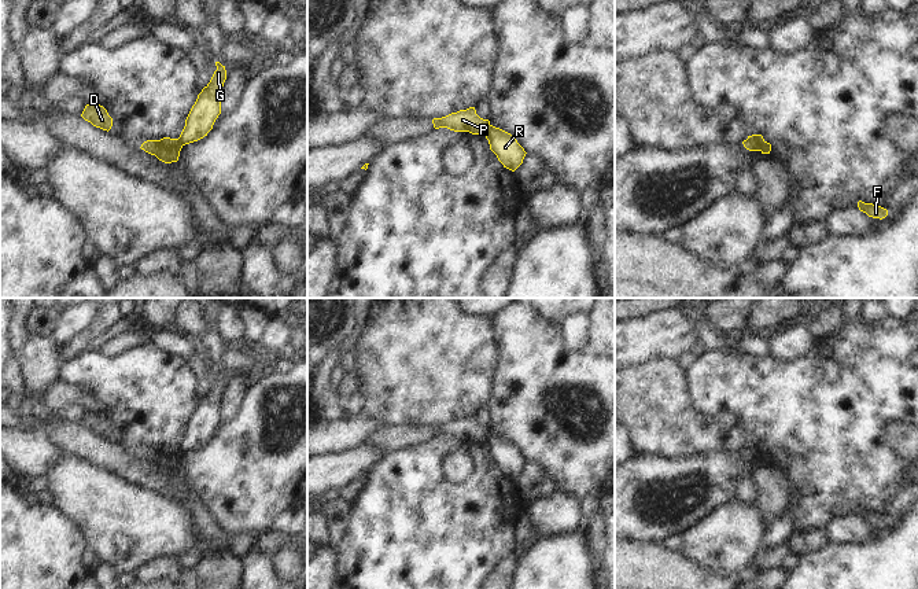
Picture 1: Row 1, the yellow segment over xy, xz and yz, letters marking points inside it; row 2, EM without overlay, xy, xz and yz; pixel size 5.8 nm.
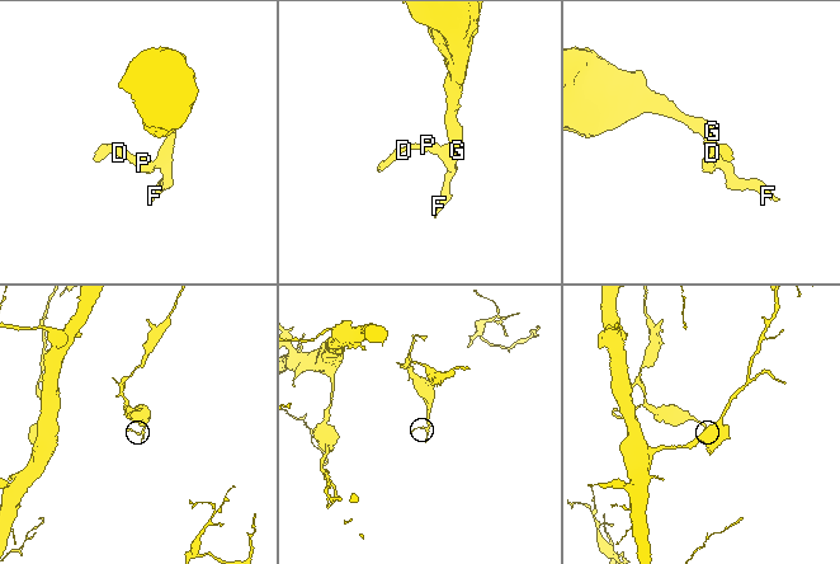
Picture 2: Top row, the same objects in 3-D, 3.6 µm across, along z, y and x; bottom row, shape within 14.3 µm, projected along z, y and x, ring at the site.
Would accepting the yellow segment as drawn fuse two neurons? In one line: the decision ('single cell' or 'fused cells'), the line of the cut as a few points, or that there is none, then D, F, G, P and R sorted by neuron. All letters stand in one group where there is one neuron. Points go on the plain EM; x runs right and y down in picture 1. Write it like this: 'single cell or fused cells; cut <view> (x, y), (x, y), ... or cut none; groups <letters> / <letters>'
fused cells; cut yz (748, 445), (754, 446), (760, 457); groups D P / F G R

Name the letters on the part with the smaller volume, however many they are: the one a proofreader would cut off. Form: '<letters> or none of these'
D, P

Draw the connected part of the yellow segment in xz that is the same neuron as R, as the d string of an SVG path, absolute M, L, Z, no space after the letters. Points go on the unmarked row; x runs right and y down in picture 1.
M490 432L486 446L504 475L515 479L523 471L527 460L510 441Z

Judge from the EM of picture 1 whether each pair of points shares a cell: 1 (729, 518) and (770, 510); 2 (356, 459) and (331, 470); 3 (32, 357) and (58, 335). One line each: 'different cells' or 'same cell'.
1: different cells
2: same cell
3: different cells

